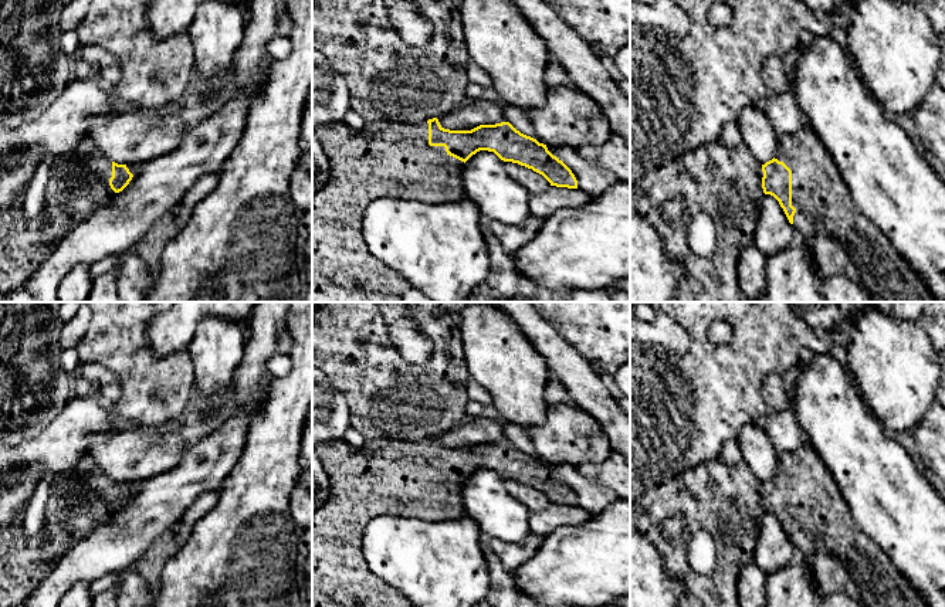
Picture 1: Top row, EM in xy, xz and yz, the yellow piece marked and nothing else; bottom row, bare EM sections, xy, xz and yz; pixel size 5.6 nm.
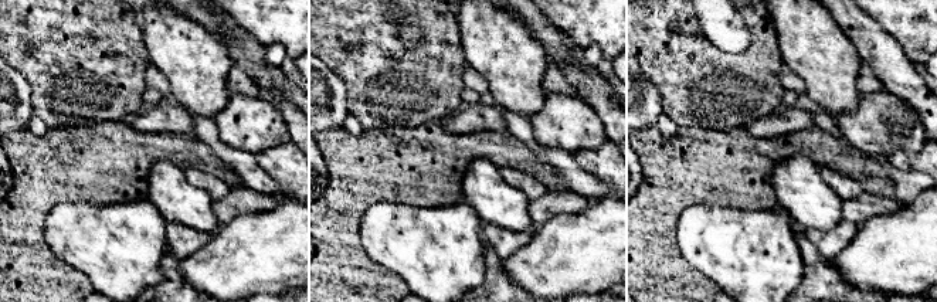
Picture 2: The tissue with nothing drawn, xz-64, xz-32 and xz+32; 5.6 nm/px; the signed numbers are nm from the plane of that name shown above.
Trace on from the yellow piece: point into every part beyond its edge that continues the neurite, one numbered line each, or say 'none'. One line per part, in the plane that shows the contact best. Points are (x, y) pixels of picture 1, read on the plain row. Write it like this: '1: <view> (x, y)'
1: yz (823, 522)

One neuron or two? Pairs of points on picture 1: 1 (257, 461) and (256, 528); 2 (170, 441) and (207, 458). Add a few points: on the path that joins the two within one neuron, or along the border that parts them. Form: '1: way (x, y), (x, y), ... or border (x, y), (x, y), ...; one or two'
1: way (257, 478), (256, 511); one
2: border (185, 453), (175, 467), (159, 474); two

